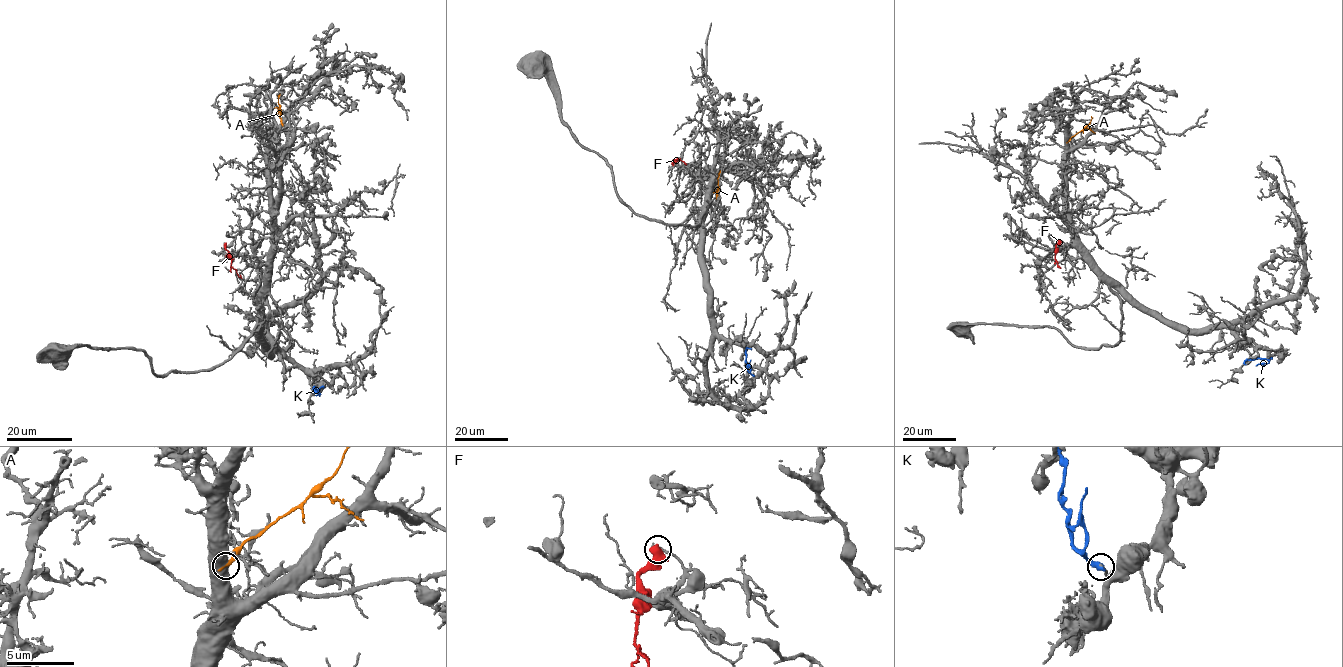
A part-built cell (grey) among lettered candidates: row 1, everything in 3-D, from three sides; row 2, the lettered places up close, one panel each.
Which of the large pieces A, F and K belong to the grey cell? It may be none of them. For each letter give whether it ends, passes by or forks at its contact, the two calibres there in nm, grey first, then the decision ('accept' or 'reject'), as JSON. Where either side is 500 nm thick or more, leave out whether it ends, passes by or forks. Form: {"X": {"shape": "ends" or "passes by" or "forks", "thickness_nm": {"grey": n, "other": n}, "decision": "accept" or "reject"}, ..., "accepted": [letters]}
{"A": {"thickness_nm": {"grey": 800, "other": 320}, "decision": "reject"}, "F": {"thickness_nm": {"grey": 220, "other": 650}, "decision": "reject"}, "K": {"shape": "ends", "thickness_nm": {"grey": 180, "other": 460}, "decision": "reject"}, "accepted": []}

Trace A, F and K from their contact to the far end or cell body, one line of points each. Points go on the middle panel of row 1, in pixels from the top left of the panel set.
A: (719, 172), (717, 195)
F: (672, 163), (678, 159), (686, 164)
K: (753, 375), (748, 371), (746, 360), (746, 350), (752, 348)

